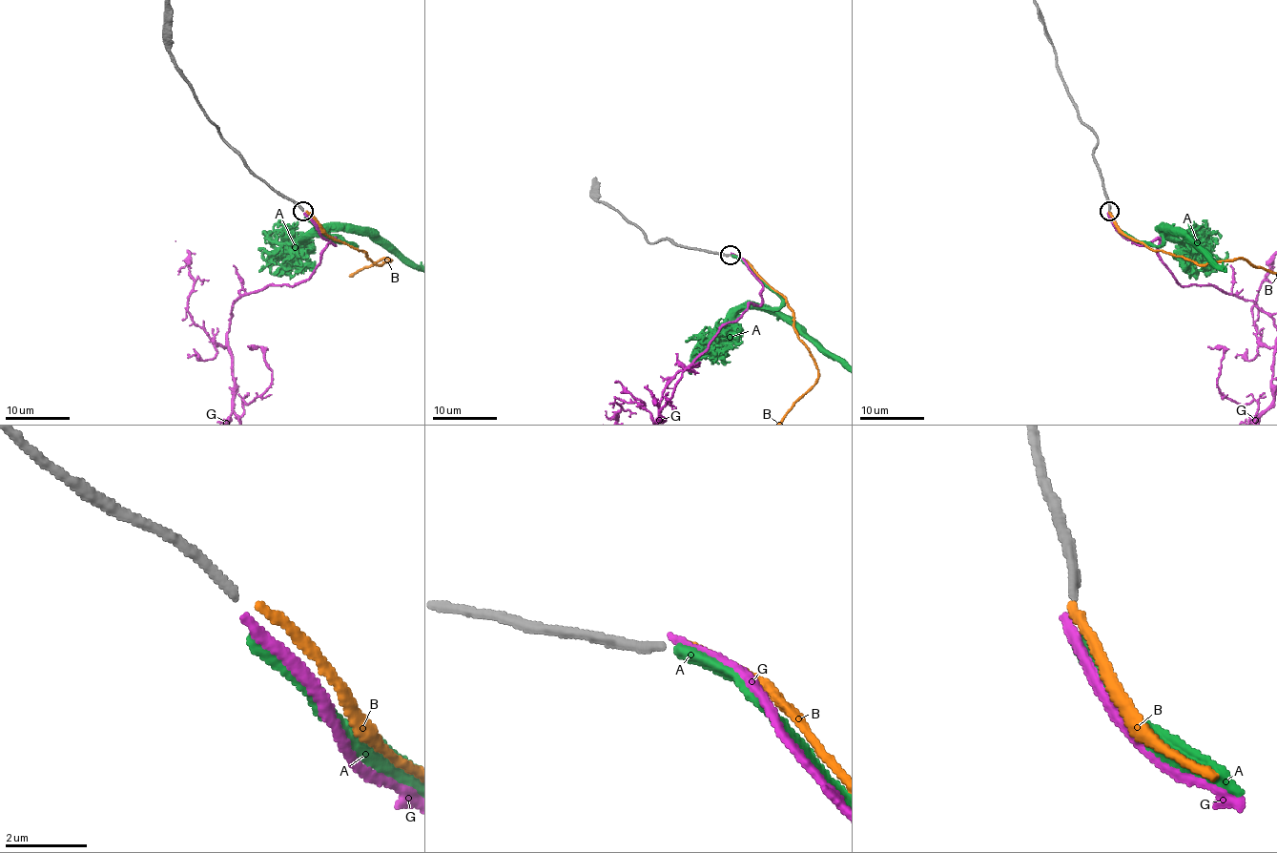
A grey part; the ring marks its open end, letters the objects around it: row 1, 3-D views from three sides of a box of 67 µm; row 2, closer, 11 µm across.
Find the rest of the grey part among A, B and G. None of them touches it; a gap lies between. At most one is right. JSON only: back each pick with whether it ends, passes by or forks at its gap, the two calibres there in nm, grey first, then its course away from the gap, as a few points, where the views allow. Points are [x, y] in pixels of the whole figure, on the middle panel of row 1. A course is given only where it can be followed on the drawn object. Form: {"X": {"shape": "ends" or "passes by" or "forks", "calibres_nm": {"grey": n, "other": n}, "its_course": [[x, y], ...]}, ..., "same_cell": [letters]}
{"same_cell": []}

